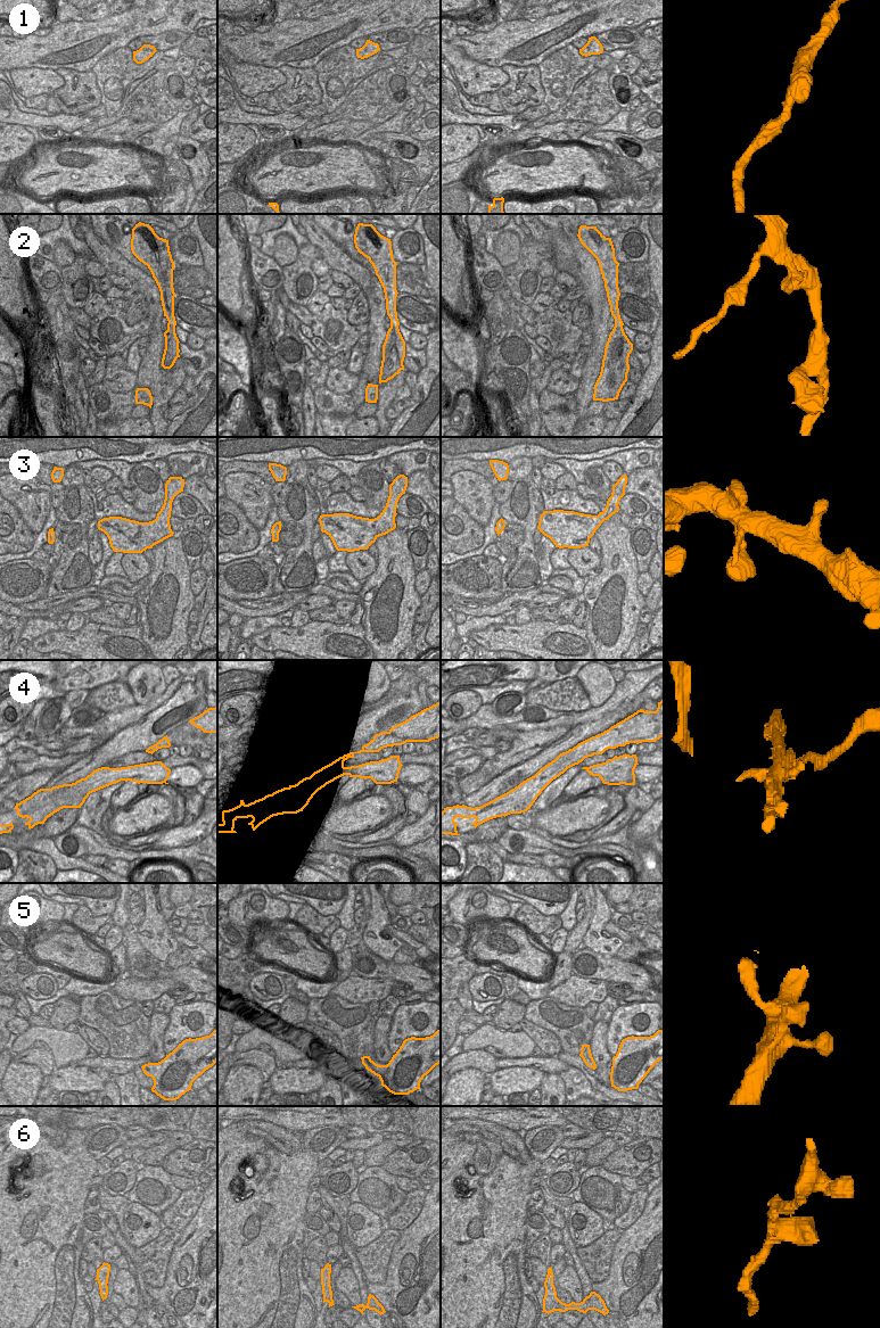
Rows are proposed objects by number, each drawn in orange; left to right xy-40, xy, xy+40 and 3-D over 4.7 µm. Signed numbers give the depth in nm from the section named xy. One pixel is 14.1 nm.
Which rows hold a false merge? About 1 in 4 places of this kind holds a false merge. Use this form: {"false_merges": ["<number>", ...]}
{"false_merges": ["4"]}

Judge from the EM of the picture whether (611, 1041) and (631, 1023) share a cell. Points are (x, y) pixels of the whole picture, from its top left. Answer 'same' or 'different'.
same

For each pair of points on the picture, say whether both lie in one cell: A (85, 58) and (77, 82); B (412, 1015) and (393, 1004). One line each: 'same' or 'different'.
A: different
B: different

